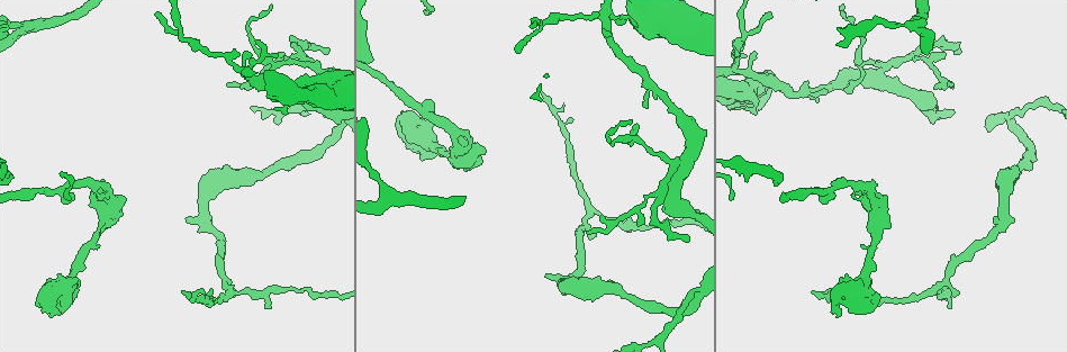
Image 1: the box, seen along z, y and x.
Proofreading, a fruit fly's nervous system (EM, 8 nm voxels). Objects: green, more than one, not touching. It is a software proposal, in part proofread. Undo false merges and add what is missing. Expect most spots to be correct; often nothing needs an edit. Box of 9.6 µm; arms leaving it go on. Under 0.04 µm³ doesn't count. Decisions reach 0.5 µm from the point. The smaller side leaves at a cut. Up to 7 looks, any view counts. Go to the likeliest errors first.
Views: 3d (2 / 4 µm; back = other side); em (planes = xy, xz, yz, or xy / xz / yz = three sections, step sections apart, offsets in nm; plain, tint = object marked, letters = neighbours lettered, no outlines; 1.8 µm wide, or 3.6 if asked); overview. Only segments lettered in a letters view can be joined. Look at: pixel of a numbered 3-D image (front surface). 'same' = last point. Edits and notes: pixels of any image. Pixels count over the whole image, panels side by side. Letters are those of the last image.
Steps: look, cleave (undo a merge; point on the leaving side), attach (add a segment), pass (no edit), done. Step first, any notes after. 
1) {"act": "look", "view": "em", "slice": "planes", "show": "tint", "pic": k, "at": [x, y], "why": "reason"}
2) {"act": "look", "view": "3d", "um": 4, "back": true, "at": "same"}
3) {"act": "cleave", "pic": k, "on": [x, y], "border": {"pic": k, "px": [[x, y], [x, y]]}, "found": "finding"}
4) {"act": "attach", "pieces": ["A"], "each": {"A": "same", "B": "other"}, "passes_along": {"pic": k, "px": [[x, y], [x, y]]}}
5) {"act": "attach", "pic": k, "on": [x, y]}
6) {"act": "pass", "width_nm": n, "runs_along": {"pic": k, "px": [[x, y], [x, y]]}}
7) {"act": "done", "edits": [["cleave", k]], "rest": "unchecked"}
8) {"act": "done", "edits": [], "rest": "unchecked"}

{"act": "look", "view": "3d", "um": 2, "pic": 1, "at": [30, 27], "why": "abrupt turn"}

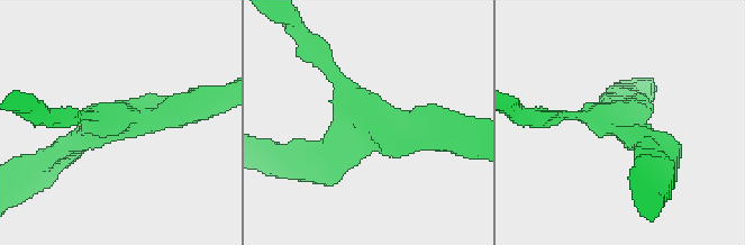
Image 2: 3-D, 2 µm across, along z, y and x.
{"act": "look", "view": "em", "slice": "planes", "show": "letters", "pic": 2, "at": [113, 116], "why": "shape alone is not enough"}

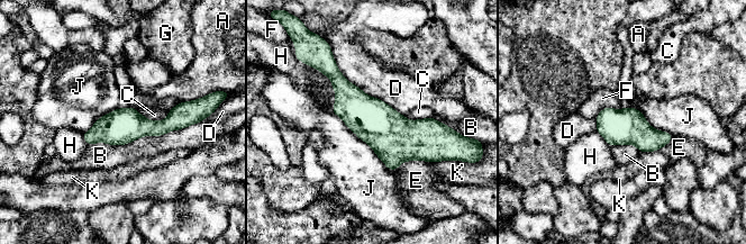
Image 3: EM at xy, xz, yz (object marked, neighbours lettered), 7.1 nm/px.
{"act": "pass", "width_nm": 260, "each": {"A": "other", "B": "other", "C": "other", "D": "other", "E": "other", "F": "other", "G": "other", "H": "other", "J": "other", "K": "other"}, "runs_along": {"pic": 3, "px": [[328, 73], [385, 129], [439, 129]]}, "found": "all the same neuron"}

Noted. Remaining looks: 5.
{"act": "look", "view": "3d", "um": 2, "pic": 1, "at": [745, 110], "why": "thick end"}

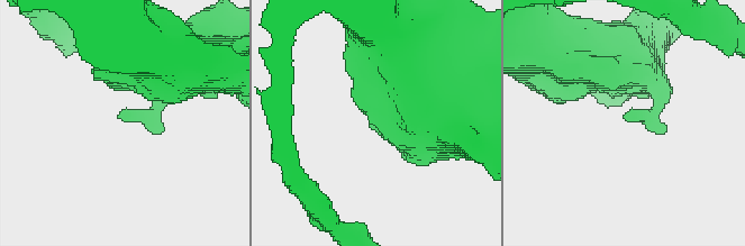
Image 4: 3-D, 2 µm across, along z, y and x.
{"act": "look", "view": "em", "slice": "xy", "step": 16, "show": "tint", "pic": 4, "at": [629, 110]}

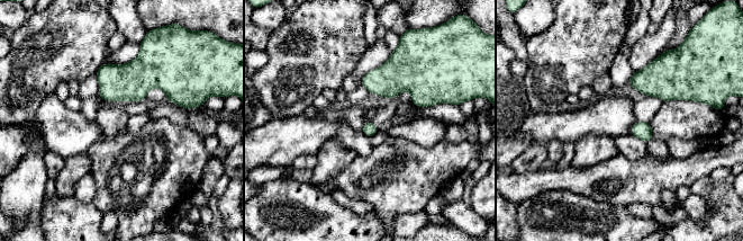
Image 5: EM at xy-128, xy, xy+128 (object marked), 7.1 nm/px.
{"act": "look", "view": "em", "slice": "planes", "show": "letters", "at": "same"}

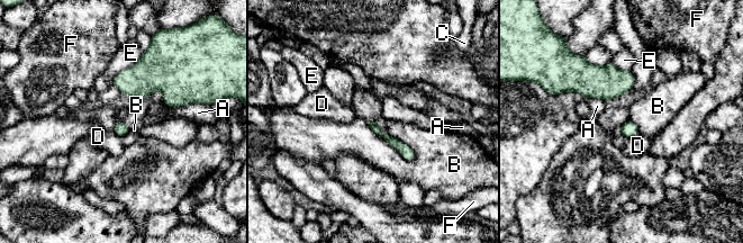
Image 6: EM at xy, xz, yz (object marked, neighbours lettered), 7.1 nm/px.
{"act": "pass", "each": {"A": "other", "B": "other", "C": "other", "D": "other", "E": "other", "F": "other"}, "found": "no lettered segment goes on from it"}

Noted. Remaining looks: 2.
{"act": "look", "view": "em", "slice": "xz", "step": 16, "show": "plain", "pic": 1, "at": [861, 288]}

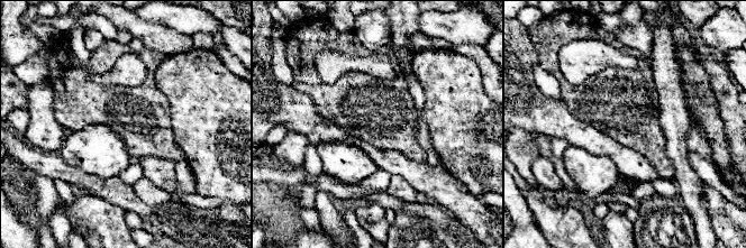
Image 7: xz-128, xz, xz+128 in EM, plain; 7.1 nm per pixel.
{"act": "look", "view": "em", "slice": "xz", "step": 16, "show": "letters", "at": "same"}

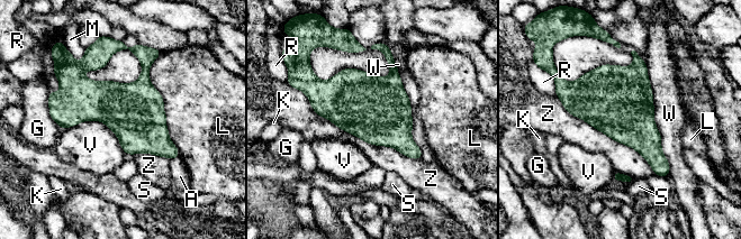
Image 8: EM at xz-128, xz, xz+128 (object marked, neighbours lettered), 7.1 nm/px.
{"act": "pass", "width_nm": 360, "each": {"A": "other", "G": "other", "K": "other", "L": "other", "M": "other", "R": "other", "S": "other", "V": "other", "W": "other", "Z": "other"}, "border": {"pic": 8, "px": [[300, 91], [340, 128], [421, 159]]}, "found": "continuous, no second neuron"}

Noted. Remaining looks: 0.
{"act": "done", "edits": [], "rest": "unchecked"}

